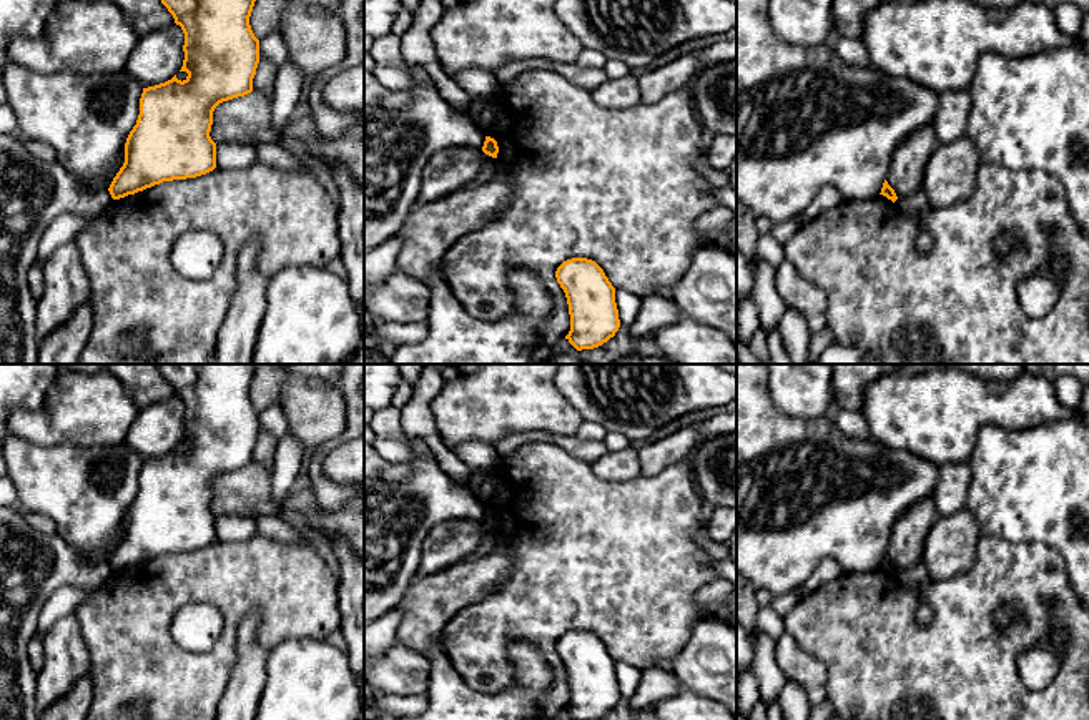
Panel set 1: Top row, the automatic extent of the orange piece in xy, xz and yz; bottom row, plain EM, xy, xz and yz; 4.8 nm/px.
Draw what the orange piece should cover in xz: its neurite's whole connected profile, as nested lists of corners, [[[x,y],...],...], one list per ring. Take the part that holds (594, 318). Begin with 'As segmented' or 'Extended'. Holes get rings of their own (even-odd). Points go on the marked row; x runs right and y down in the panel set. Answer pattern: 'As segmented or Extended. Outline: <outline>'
As segmented. Outline: [[[572,258],[555,271],[565,293],[570,331],[565,339],[577,349],[594,349],[607,343],[620,328],[615,288],[592,259]]]

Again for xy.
As segmented. Outline: [[[161,0],[185,33],[185,60],[180,72],[188,76],[181,81],[176,75],[160,85],[143,88],[140,115],[125,143],[125,163],[113,178],[108,191],[113,200],[135,195],[163,181],[186,180],[206,175],[216,168],[216,143],[209,131],[214,108],[228,100],[253,91],[253,78],[259,63],[259,40],[254,37],[249,17],[256,0]]]

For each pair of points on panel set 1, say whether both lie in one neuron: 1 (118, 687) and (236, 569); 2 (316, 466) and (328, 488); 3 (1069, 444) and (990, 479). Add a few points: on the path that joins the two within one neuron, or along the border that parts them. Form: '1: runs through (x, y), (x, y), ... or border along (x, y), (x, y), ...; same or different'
1: runs through (132, 649), (132, 637), (193, 576), (198, 576); same
2: runs through (316, 471), (323, 483); same
3: runs through (1049, 464), (1039, 474), (1010, 478); same

